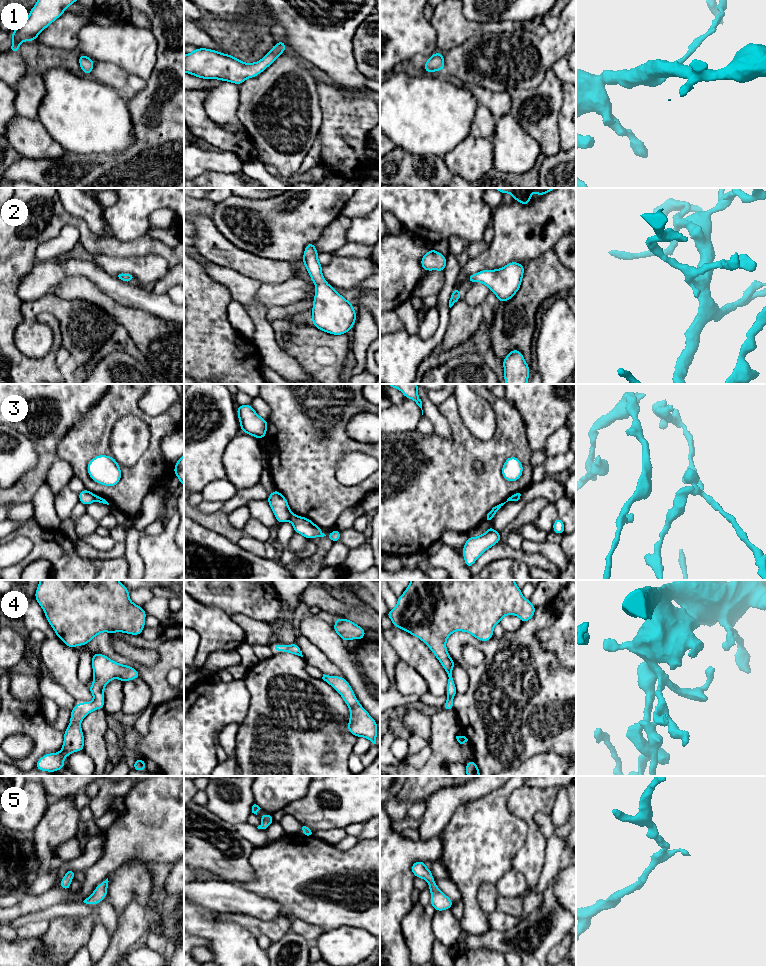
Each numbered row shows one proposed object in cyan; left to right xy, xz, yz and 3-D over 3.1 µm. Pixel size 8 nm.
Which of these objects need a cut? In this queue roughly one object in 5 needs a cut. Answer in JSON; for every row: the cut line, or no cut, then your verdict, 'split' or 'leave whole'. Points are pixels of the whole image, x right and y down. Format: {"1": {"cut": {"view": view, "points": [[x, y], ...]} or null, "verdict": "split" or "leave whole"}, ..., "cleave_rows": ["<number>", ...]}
{"1": {"cut": null, "verdict": "leave whole"}, "2": {"cut": null, "verdict": "leave whole"}, "3": {"cut": {"view": "xz", "points": [[292, 513], [289, 520]]}, "verdict": "split"}, "4": {"cut": null, "verdict": "leave whole"}, "5": {"cut": null, "verdict": "leave whole"}, "cleave_rows": ["3"]}

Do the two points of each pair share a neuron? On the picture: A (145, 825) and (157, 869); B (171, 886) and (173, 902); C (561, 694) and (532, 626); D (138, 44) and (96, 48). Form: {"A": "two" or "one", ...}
{"A": "two", "B": "two", "C": "one", "D": "one"}

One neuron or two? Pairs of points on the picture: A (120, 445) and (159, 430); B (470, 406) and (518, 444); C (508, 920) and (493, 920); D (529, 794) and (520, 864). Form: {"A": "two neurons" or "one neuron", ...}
{"A": "two neurons", "B": "two neurons", "C": "one neuron", "D": "one neuron"}

